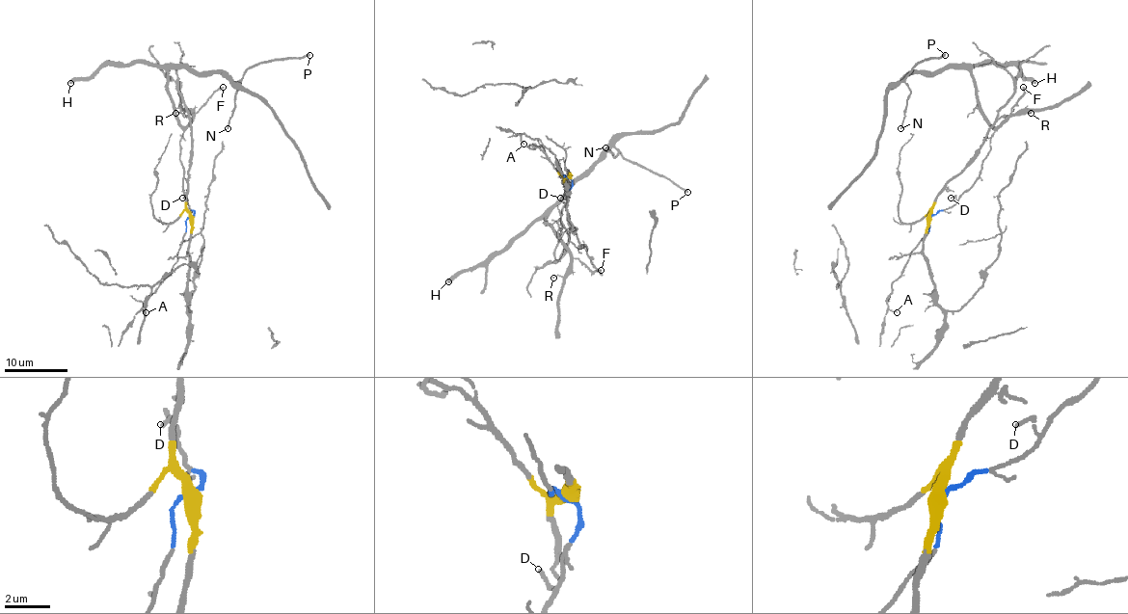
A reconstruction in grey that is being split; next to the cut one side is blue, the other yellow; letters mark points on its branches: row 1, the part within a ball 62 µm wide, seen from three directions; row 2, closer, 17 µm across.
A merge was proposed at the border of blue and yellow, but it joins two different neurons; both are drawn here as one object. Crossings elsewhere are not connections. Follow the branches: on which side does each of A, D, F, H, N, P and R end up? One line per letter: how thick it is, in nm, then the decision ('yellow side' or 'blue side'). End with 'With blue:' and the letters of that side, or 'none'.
A: 110 nm | blue side
D: 140 nm | blue side
F: 240 nm | blue side
H: 440 nm | blue side
N: 180 nm | blue side
P: 280 nm | blue side
R: 140 nm | blue side
With blue: A, D, F, H, N, P, R

